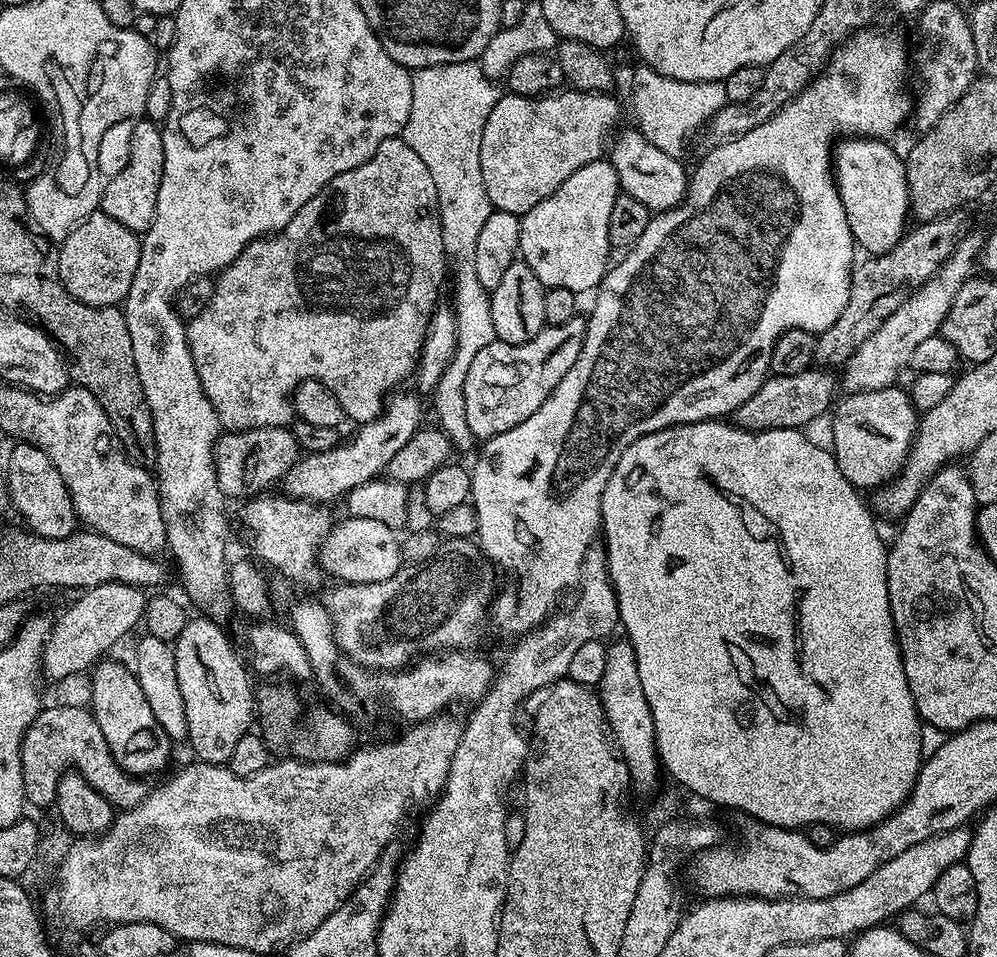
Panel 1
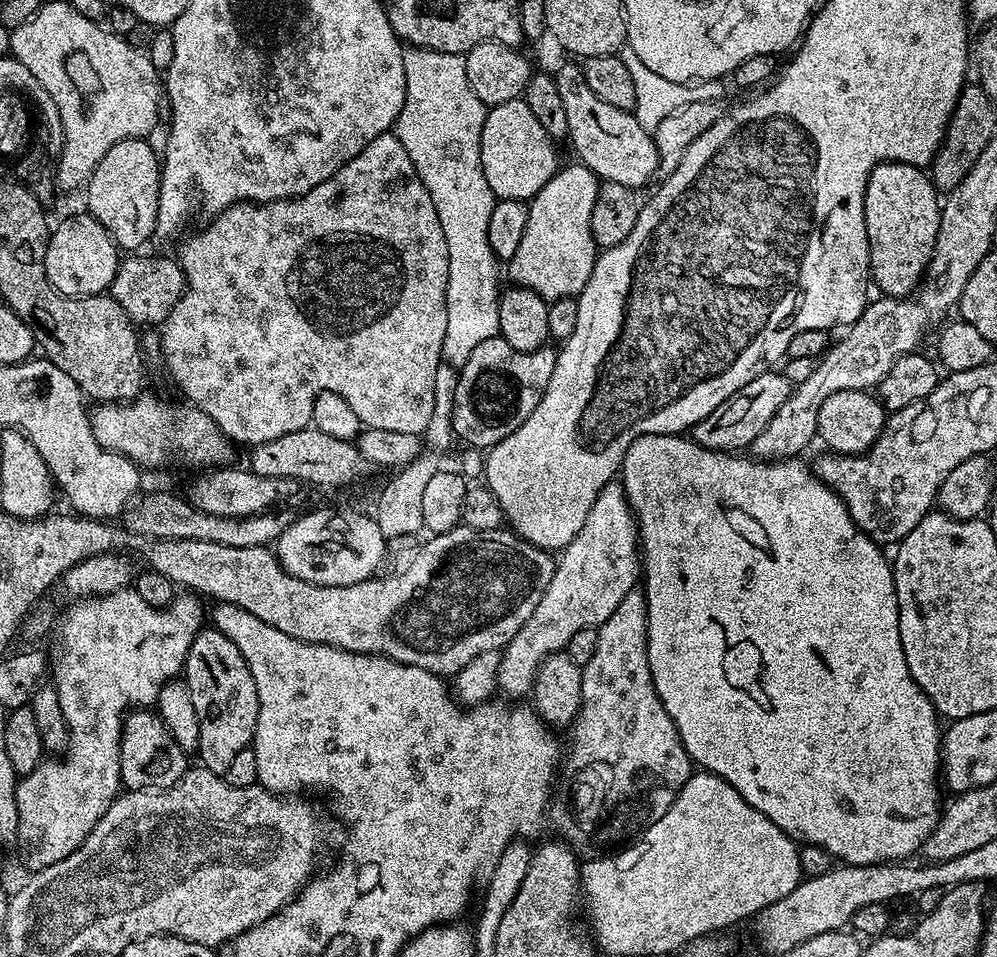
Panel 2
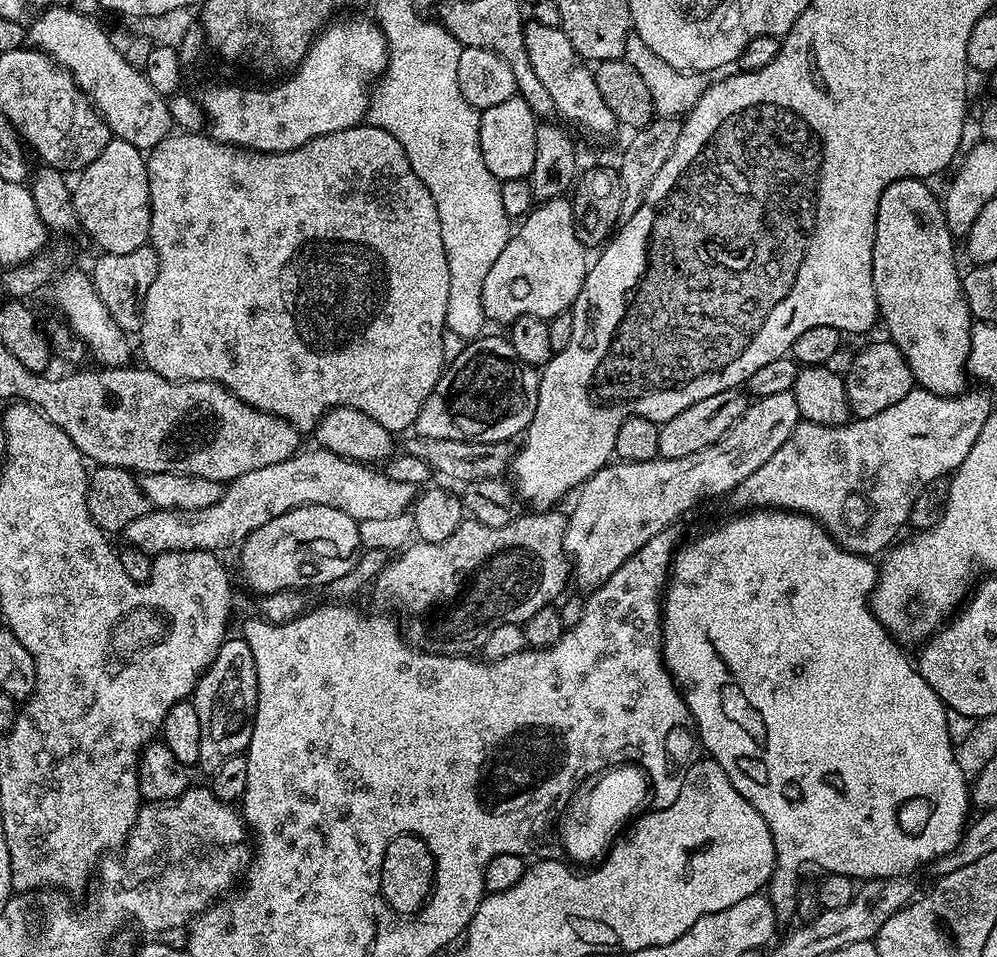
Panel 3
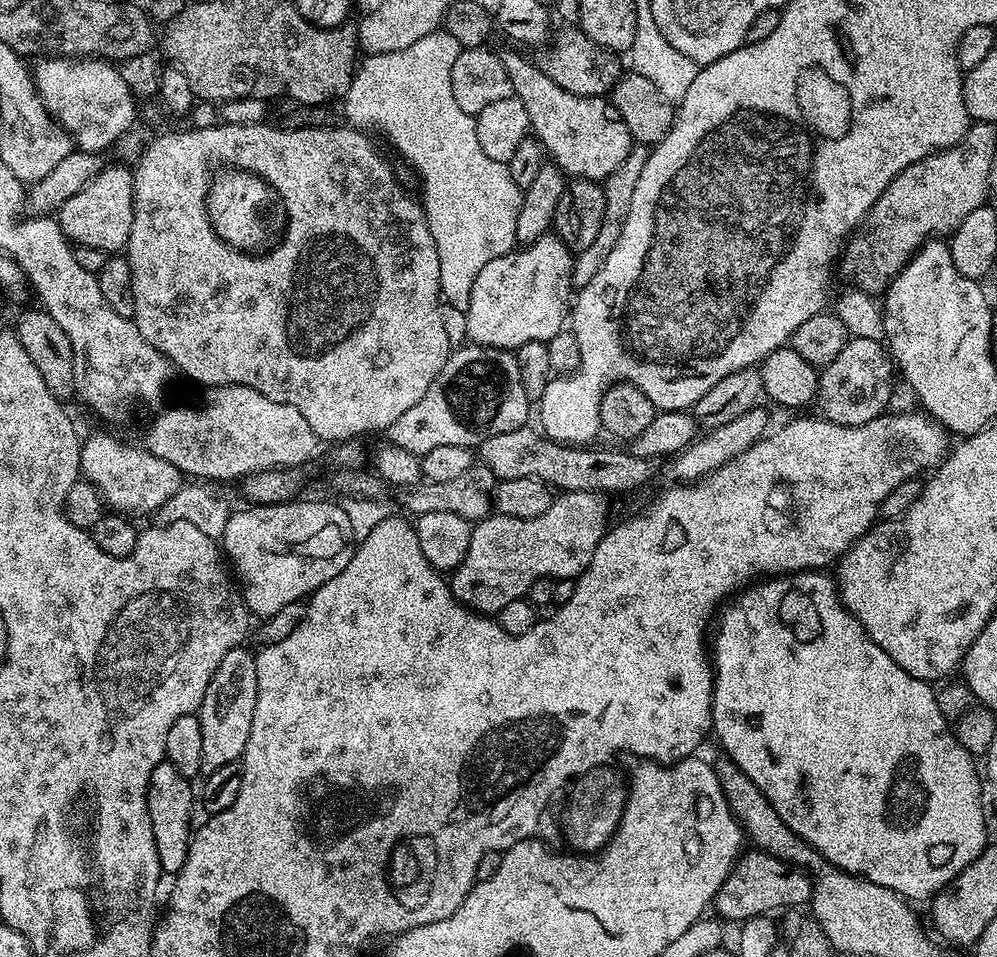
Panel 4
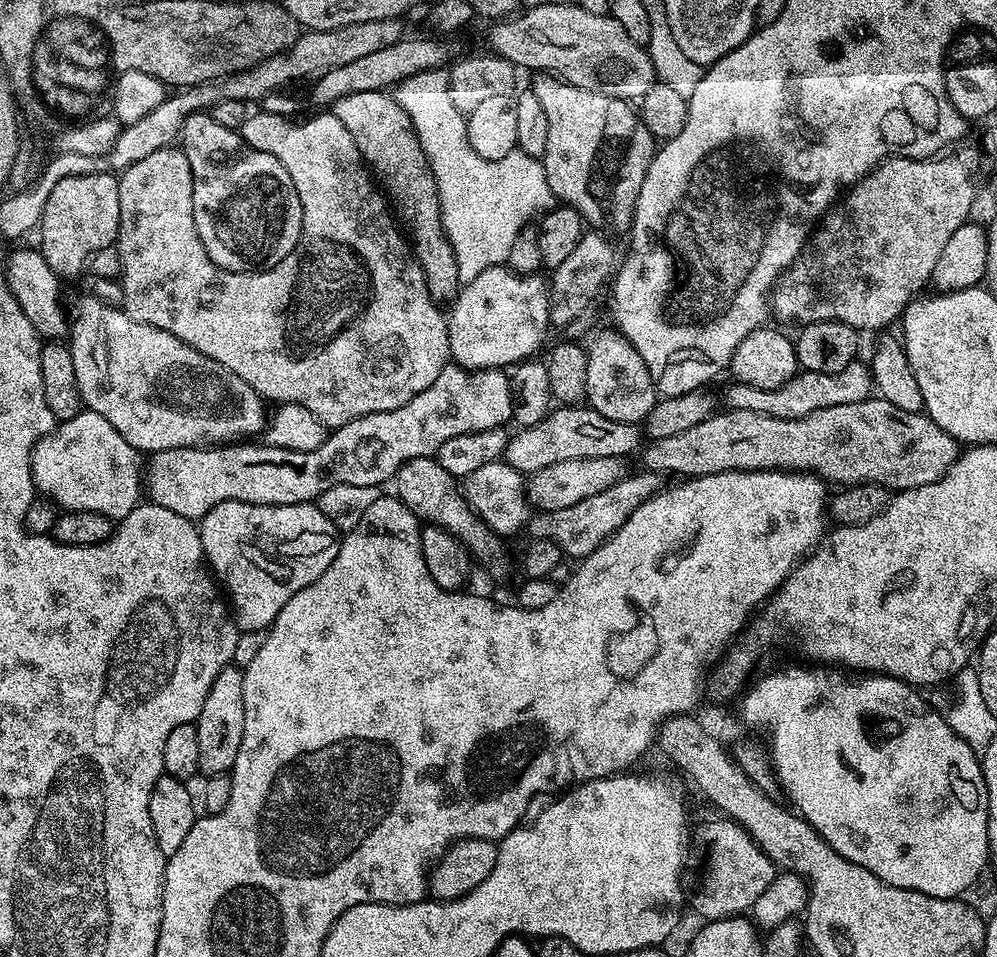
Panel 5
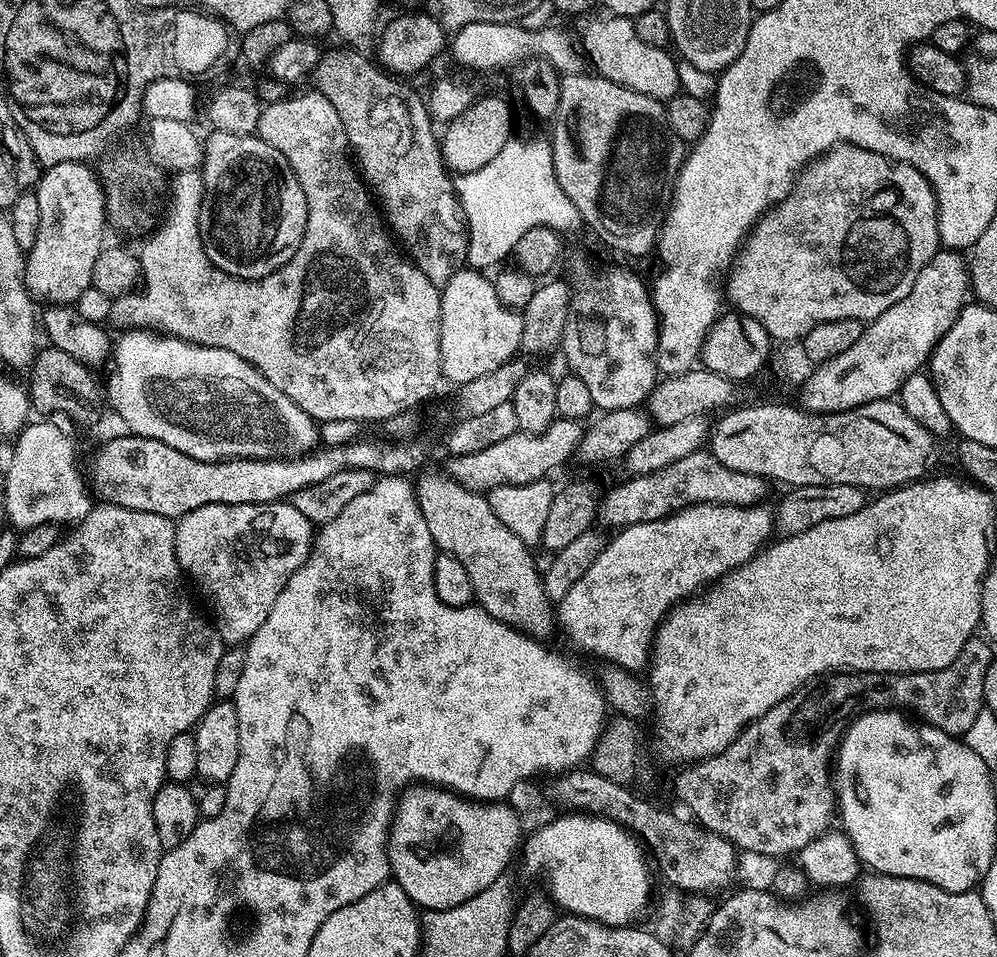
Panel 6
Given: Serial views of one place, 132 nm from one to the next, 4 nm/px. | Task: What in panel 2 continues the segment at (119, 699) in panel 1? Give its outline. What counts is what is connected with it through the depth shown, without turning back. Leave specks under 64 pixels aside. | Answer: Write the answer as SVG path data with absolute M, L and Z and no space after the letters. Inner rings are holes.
M132 710L124 718L120 739L120 783L125 789L137 792L151 788L159 790L174 786L190 767L190 756L170 738L170 730L152 710Z

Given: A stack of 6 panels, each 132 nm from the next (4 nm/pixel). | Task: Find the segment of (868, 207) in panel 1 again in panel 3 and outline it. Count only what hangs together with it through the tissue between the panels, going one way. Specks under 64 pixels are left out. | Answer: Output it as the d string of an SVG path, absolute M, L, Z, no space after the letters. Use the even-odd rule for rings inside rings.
M901 178L888 183L882 198L878 202L876 211L876 233L874 234L874 254L872 255L872 281L874 282L874 294L876 295L876 306L878 309L879 319L882 321L882 328L888 331L887 339L902 350L902 354L908 360L908 365L912 371L912 379L919 387L933 392L939 396L958 396L965 391L964 376L968 366L968 355L970 354L970 330L974 323L972 312L968 308L968 303L964 297L964 285L962 283L961 269L956 269L956 248L954 237L948 223L944 217L944 205L939 195L935 196L927 188L923 179Z

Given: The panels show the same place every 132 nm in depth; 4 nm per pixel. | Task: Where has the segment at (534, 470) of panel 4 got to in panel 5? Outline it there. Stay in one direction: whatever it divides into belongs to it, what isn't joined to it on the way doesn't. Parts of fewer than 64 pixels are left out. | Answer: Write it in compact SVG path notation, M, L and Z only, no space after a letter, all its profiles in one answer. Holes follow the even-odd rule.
M879 398L850 402L846 406L828 406L826 410L806 414L806 418L770 418L770 414L754 414L754 410L737 408L720 410L698 422L698 426L682 430L682 434L670 434L670 438L652 440L649 445L648 449L643 449L643 467L661 474L674 472L678 478L695 478L730 470L753 472L779 468L785 472L810 472L832 486L881 484L889 490L917 488L938 482L962 451L958 441L924 412L898 410L894 402Z

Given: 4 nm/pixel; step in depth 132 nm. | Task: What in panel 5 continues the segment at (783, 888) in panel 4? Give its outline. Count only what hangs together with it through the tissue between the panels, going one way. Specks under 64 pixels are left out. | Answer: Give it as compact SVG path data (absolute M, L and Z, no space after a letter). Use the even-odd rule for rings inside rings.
M727 818L719 819L702 825L694 832L695 847L697 844L704 851L708 873L704 876L704 884L697 886L693 896L691 893L690 908L704 916L705 921L745 915L778 875L777 865L756 845L752 835L742 825Z

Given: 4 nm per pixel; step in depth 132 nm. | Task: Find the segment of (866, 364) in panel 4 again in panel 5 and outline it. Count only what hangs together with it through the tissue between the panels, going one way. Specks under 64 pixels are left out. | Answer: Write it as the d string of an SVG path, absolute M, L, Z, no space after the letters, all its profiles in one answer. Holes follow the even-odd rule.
M857 358L850 366L846 366L846 370L834 374L800 370L790 382L774 390L758 390L758 386L734 382L728 390L727 407L754 410L754 414L770 414L770 418L806 418L806 414L826 410L828 406L846 406L850 402L862 402L869 399L874 392L872 368L864 365L862 361L863 359Z

